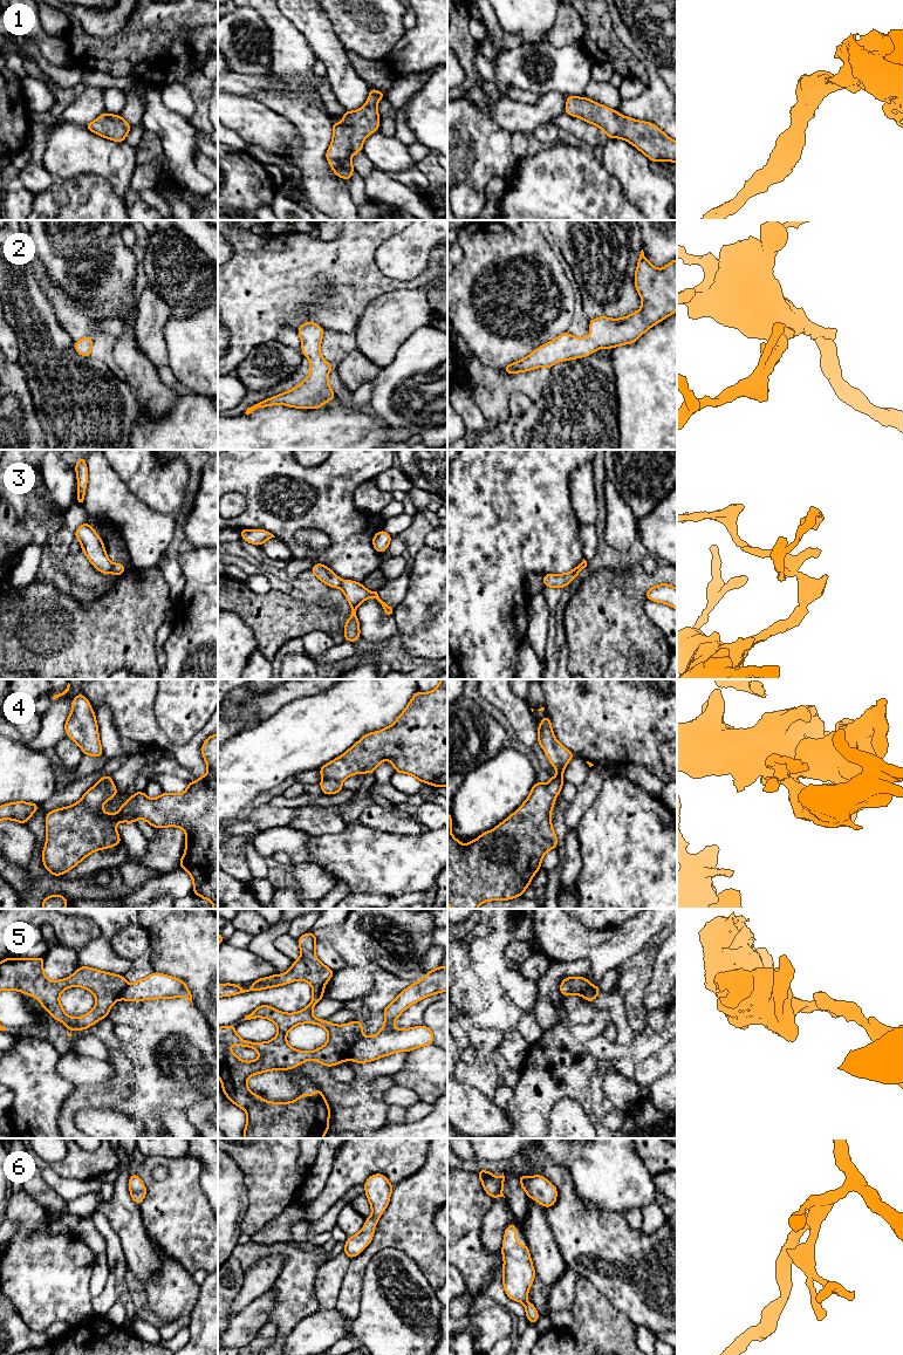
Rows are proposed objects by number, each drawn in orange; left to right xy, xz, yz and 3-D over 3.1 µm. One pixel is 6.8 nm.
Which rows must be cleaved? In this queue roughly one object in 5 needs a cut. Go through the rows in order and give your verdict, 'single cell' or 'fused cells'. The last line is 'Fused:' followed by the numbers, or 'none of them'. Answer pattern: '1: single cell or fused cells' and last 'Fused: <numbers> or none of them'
1: single cell
2: single cell
3: fused cells
4: single cell
5: fused cells
6: single cell
Fused: 3, 5

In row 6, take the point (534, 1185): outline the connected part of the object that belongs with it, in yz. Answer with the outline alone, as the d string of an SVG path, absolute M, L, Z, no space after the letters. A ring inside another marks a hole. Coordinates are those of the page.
M520 1173L519 1181L527 1196L540 1203L543 1207L550 1207L555 1204L557 1190L543 1176L533 1175L526 1178L524 1173Z

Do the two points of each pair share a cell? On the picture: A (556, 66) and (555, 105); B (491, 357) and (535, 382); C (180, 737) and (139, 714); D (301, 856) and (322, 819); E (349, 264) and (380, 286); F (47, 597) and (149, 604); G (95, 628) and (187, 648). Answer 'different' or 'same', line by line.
A: different
B: different
C: different
D: different
E: same
F: same
G: different

